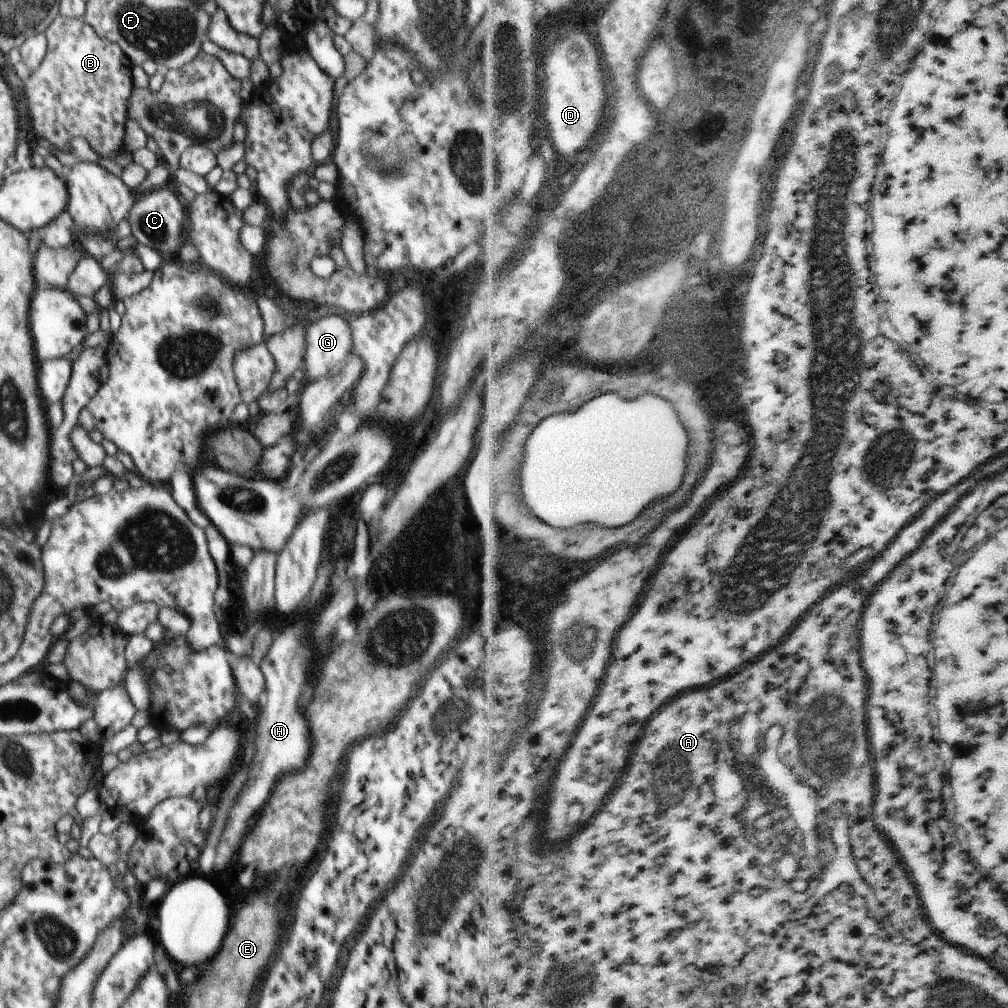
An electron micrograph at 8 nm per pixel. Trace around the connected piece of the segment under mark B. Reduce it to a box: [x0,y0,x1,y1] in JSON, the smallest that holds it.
[24,15,134,157]

